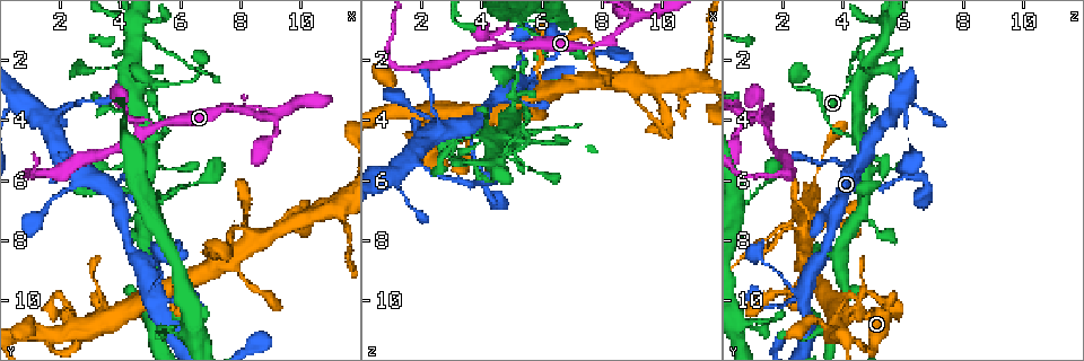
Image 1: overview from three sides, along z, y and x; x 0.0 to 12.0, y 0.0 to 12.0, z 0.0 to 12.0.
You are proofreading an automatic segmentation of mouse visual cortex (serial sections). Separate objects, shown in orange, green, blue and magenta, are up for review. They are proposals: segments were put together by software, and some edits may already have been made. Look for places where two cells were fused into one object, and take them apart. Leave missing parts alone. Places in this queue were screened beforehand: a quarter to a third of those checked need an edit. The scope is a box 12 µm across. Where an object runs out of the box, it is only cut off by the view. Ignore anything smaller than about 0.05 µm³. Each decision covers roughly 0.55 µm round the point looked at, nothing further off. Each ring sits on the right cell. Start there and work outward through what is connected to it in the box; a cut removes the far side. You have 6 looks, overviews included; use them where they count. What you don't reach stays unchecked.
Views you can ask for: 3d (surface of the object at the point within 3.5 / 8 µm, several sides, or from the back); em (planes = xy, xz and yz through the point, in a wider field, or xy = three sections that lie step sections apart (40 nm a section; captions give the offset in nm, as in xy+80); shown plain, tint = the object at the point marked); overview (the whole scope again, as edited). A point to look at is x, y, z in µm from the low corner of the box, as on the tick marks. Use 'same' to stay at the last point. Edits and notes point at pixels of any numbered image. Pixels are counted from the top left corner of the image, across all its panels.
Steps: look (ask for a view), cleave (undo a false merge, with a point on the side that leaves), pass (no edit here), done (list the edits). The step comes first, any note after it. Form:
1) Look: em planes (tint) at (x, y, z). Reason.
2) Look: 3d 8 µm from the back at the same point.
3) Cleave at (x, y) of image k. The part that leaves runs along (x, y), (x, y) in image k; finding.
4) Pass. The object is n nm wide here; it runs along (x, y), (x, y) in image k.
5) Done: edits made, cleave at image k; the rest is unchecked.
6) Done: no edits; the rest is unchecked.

Look: 3d 8 µm at (4.2, 3.6, 1.3). A narrow waist.

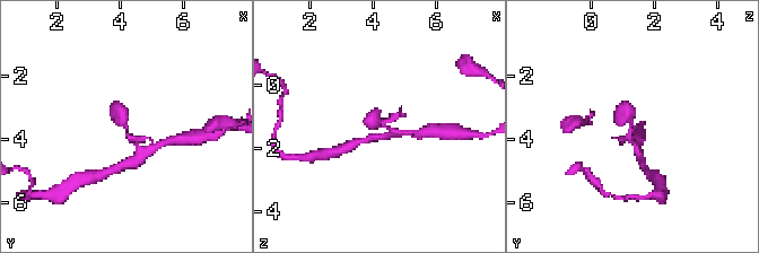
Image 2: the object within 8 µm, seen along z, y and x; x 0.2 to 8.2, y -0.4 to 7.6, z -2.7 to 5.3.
Look: 3d 3.5 µm at (4.1, 3.5, 1.2).

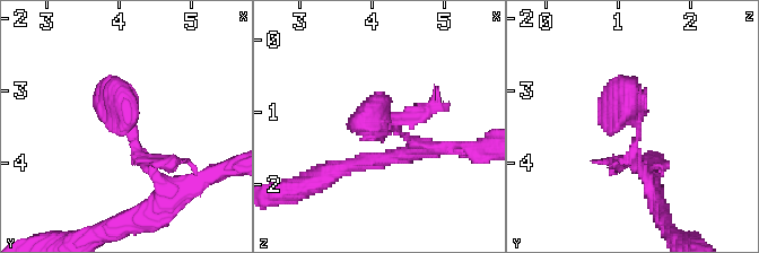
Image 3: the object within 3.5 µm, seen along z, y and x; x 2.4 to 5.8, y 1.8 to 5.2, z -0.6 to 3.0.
Look: em planes (tint) at (4.15, 3.55, 1.30). Now the EM.

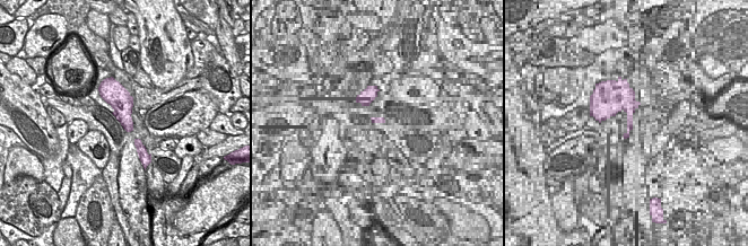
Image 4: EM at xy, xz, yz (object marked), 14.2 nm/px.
Pass. It runs along (175, 191), (140, 159), (102, 79) in image 3; continuous, no second cell.

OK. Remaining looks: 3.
Look: 3d 3.5 µm at (2.0, 11.1, 4.1). Four or more arms meet.

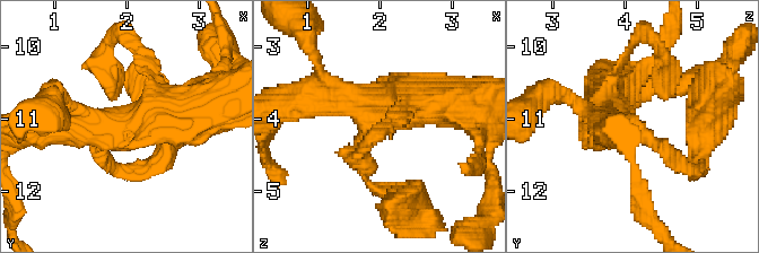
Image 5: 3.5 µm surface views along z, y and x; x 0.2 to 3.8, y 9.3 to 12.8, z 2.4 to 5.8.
Look: em xy step 2 (tint) at (2.00, 11.05, 4.05). 4 arms meet here; the arms are 200, 250, 400, 600 nm wide.

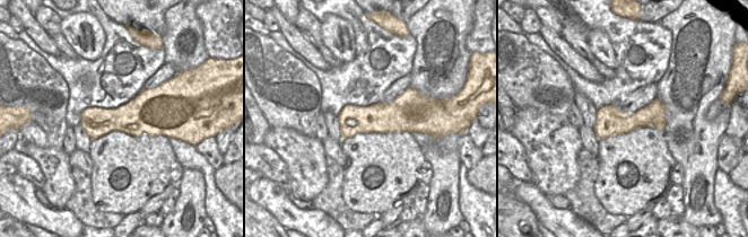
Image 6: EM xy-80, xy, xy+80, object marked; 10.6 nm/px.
Pass. It runs along (361, 172), (358, 140), (399, 103), (452, 103) in image 5; one cell here.

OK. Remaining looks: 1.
Done: no edits; the rest is unchecked.

